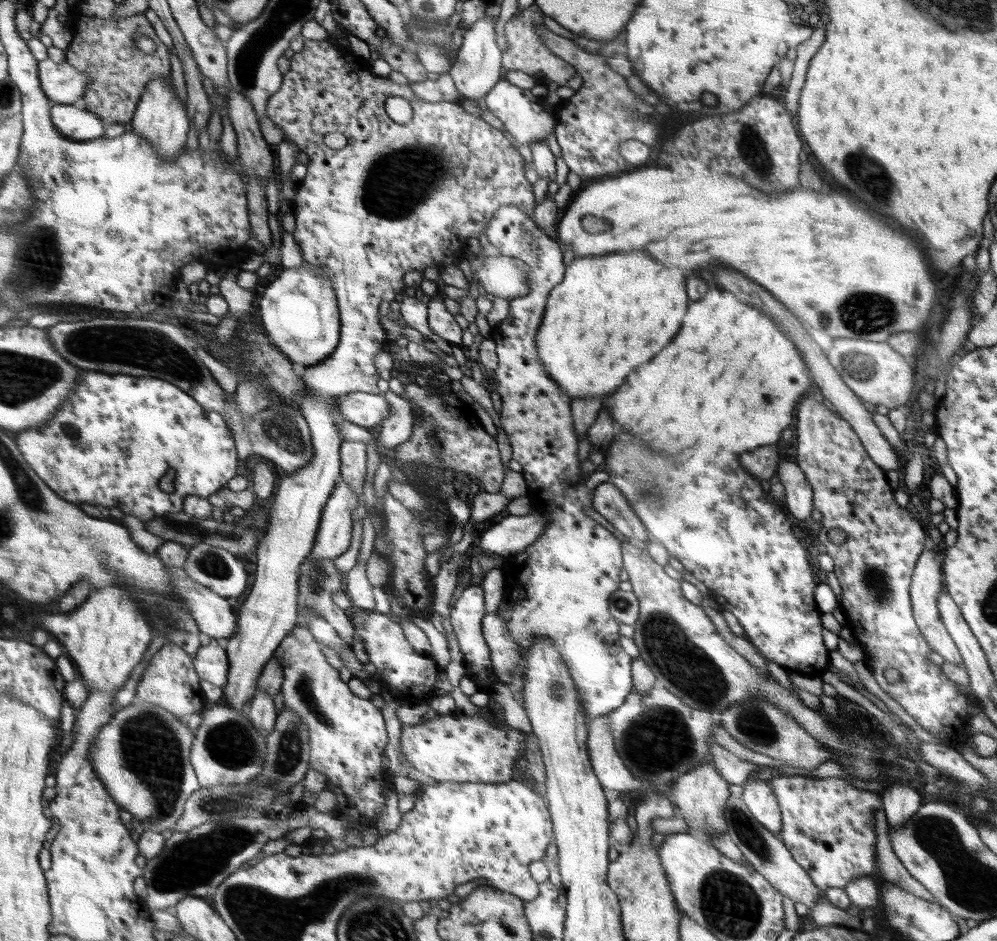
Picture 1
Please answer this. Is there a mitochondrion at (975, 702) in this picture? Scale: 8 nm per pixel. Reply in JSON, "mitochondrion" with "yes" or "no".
{"mitochondrion":"no"}

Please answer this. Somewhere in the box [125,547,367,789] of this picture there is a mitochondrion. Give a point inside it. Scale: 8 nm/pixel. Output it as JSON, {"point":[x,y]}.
{"point":[231,743]}

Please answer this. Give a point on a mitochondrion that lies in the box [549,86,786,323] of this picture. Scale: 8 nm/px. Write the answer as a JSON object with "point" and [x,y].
{"point":[752,150]}

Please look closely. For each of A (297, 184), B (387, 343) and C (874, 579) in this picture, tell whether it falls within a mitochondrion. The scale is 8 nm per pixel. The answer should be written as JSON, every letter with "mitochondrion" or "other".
{"A":"other","B":"other","C":"mitochondrion"}

